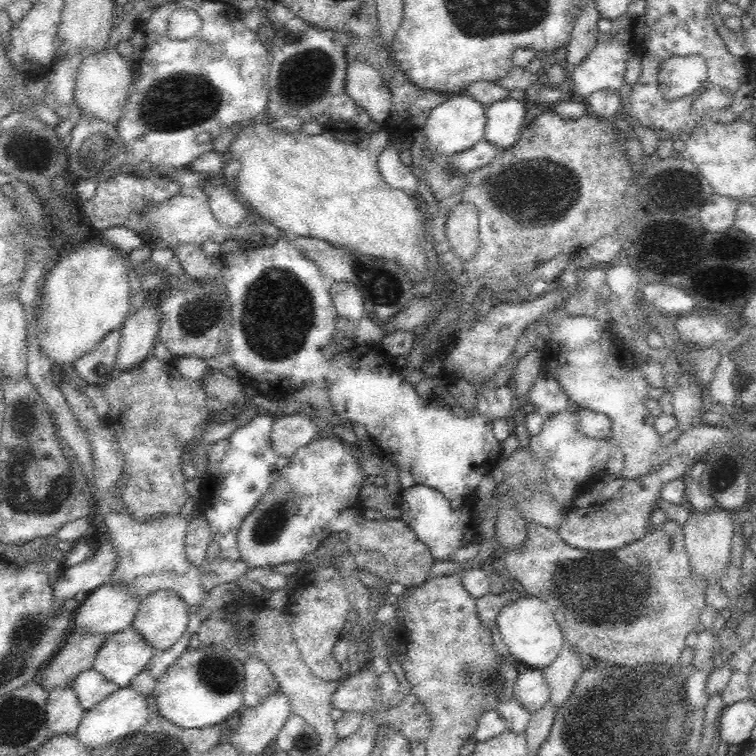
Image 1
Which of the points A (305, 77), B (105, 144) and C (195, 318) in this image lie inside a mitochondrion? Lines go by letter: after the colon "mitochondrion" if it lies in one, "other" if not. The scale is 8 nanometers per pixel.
A: mitochondrion
B: mitochondrion
C: mitochondrion

